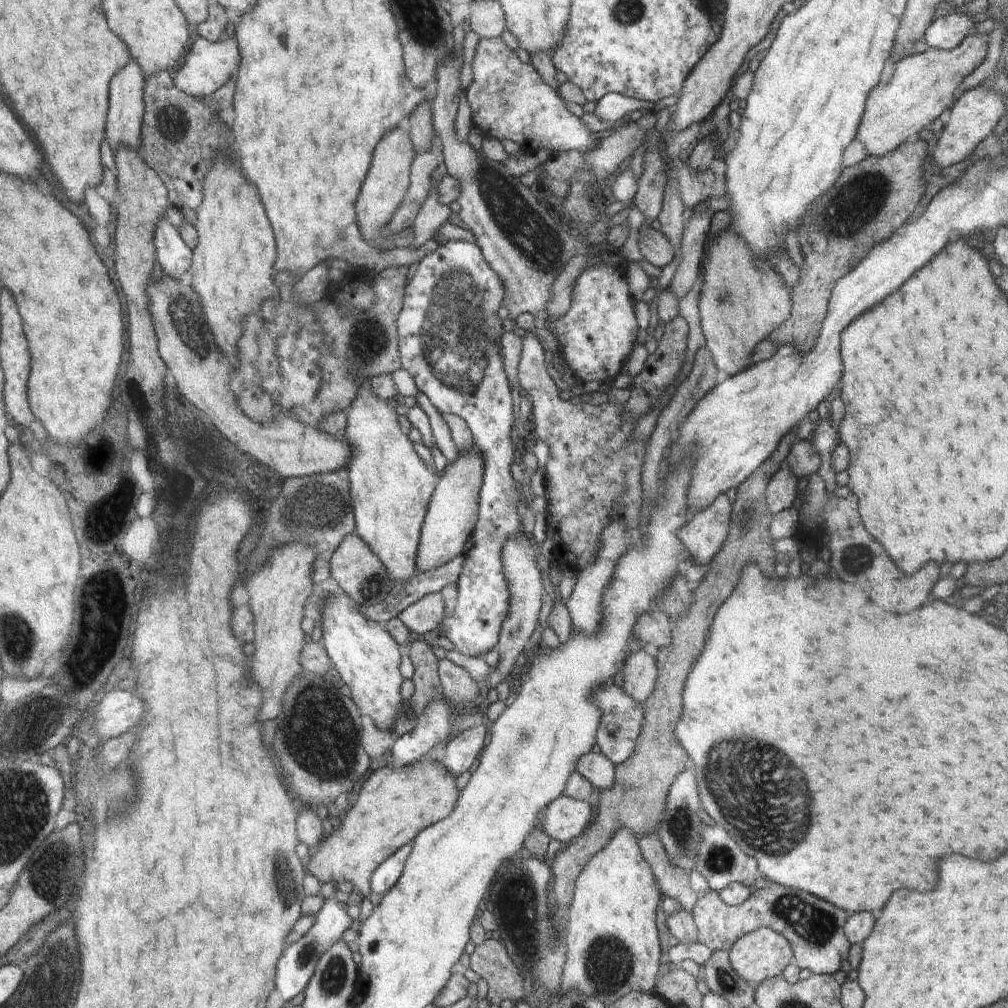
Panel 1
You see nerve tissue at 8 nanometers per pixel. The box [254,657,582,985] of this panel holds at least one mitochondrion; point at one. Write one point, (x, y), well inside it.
(318, 732)

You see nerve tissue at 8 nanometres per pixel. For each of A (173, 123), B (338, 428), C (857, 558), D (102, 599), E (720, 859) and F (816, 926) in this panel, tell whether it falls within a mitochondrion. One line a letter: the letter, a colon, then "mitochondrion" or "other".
A: mitochondrion
B: other
C: mitochondrion
D: mitochondrion
E: mitochondrion
F: mitochondrion

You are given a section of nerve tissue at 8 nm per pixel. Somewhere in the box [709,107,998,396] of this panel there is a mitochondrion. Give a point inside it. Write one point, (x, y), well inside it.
(854, 206)

